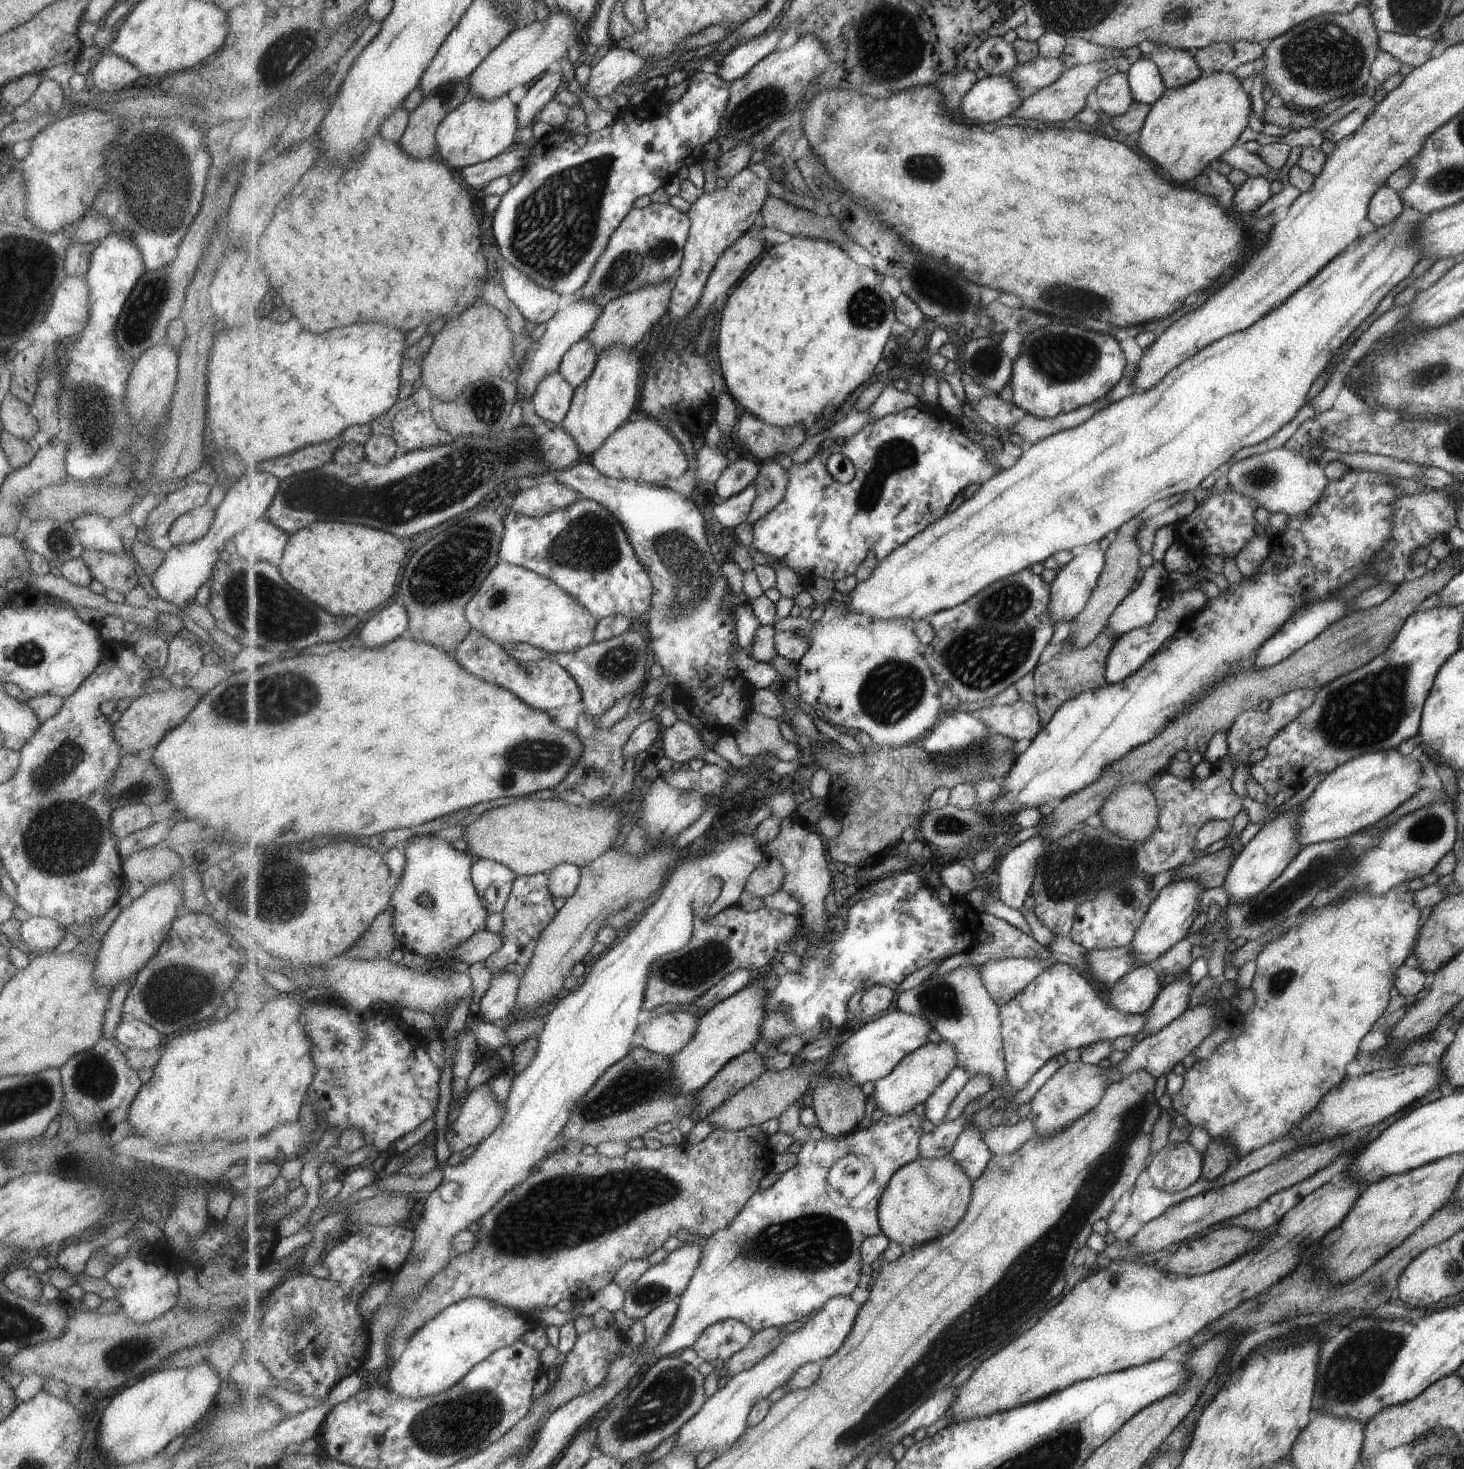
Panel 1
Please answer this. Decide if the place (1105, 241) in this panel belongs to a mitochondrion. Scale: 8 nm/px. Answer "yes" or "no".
no

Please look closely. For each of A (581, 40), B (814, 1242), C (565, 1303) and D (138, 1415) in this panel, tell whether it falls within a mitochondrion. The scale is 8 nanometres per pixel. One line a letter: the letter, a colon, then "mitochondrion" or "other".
A: other
B: mitochondrion
C: other
D: other

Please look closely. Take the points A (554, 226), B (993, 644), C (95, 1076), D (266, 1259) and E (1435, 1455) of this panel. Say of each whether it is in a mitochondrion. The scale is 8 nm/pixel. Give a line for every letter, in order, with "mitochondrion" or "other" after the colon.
A: mitochondrion
B: mitochondrion
C: mitochondrion
D: other
E: mitochondrion

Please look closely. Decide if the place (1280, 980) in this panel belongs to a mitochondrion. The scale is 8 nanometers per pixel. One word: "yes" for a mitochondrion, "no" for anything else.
yes

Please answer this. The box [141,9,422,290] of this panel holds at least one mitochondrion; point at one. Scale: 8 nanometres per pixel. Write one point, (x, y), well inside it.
(285, 56)

